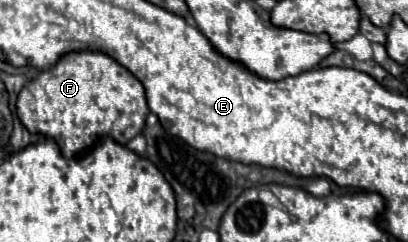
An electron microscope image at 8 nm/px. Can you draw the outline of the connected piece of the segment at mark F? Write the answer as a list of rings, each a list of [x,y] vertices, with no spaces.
[[[80,50],[64,54],[52,68],[30,80],[18,94],[16,112],[30,134],[52,138],[62,154],[70,158],[72,154],[90,148],[94,140],[104,134],[114,134],[118,144],[126,144],[142,132],[150,110],[144,86],[130,70],[108,54]]]

